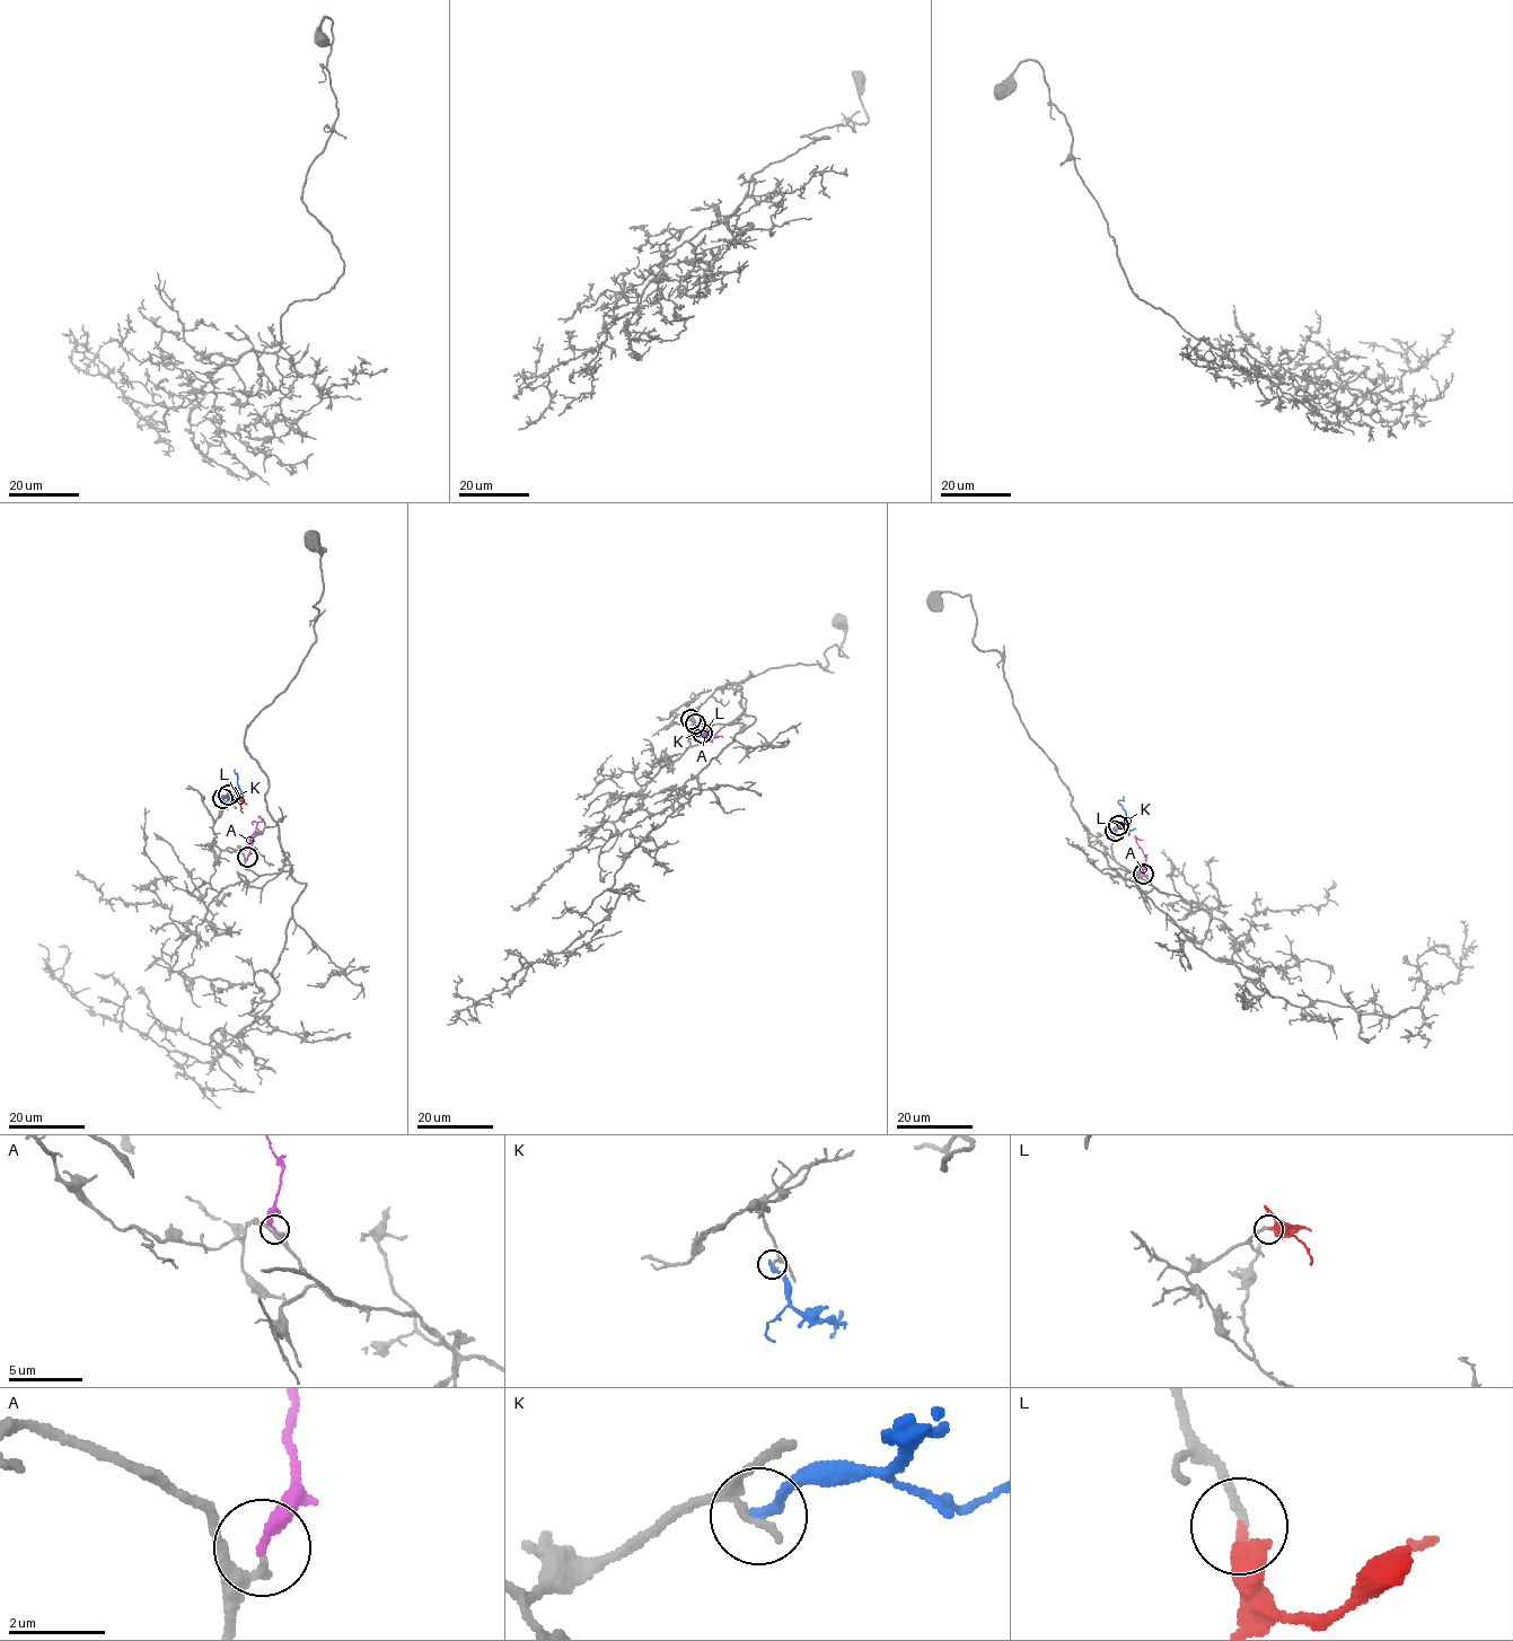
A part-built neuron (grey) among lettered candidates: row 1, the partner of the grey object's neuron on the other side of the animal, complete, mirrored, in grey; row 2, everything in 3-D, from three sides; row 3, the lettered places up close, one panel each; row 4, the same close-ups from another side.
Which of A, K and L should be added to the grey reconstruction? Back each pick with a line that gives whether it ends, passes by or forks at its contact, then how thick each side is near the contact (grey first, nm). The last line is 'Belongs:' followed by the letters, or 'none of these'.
L: it ends; calibres 160 and 280 nm
Belongs: L

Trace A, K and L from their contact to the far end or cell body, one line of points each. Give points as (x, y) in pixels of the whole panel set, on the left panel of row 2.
A: (247, 857), (257, 824), (253, 824)
K: (222, 798), (234, 798), (240, 792), (235, 769)
L: (227, 796), (240, 801), (243, 813)

